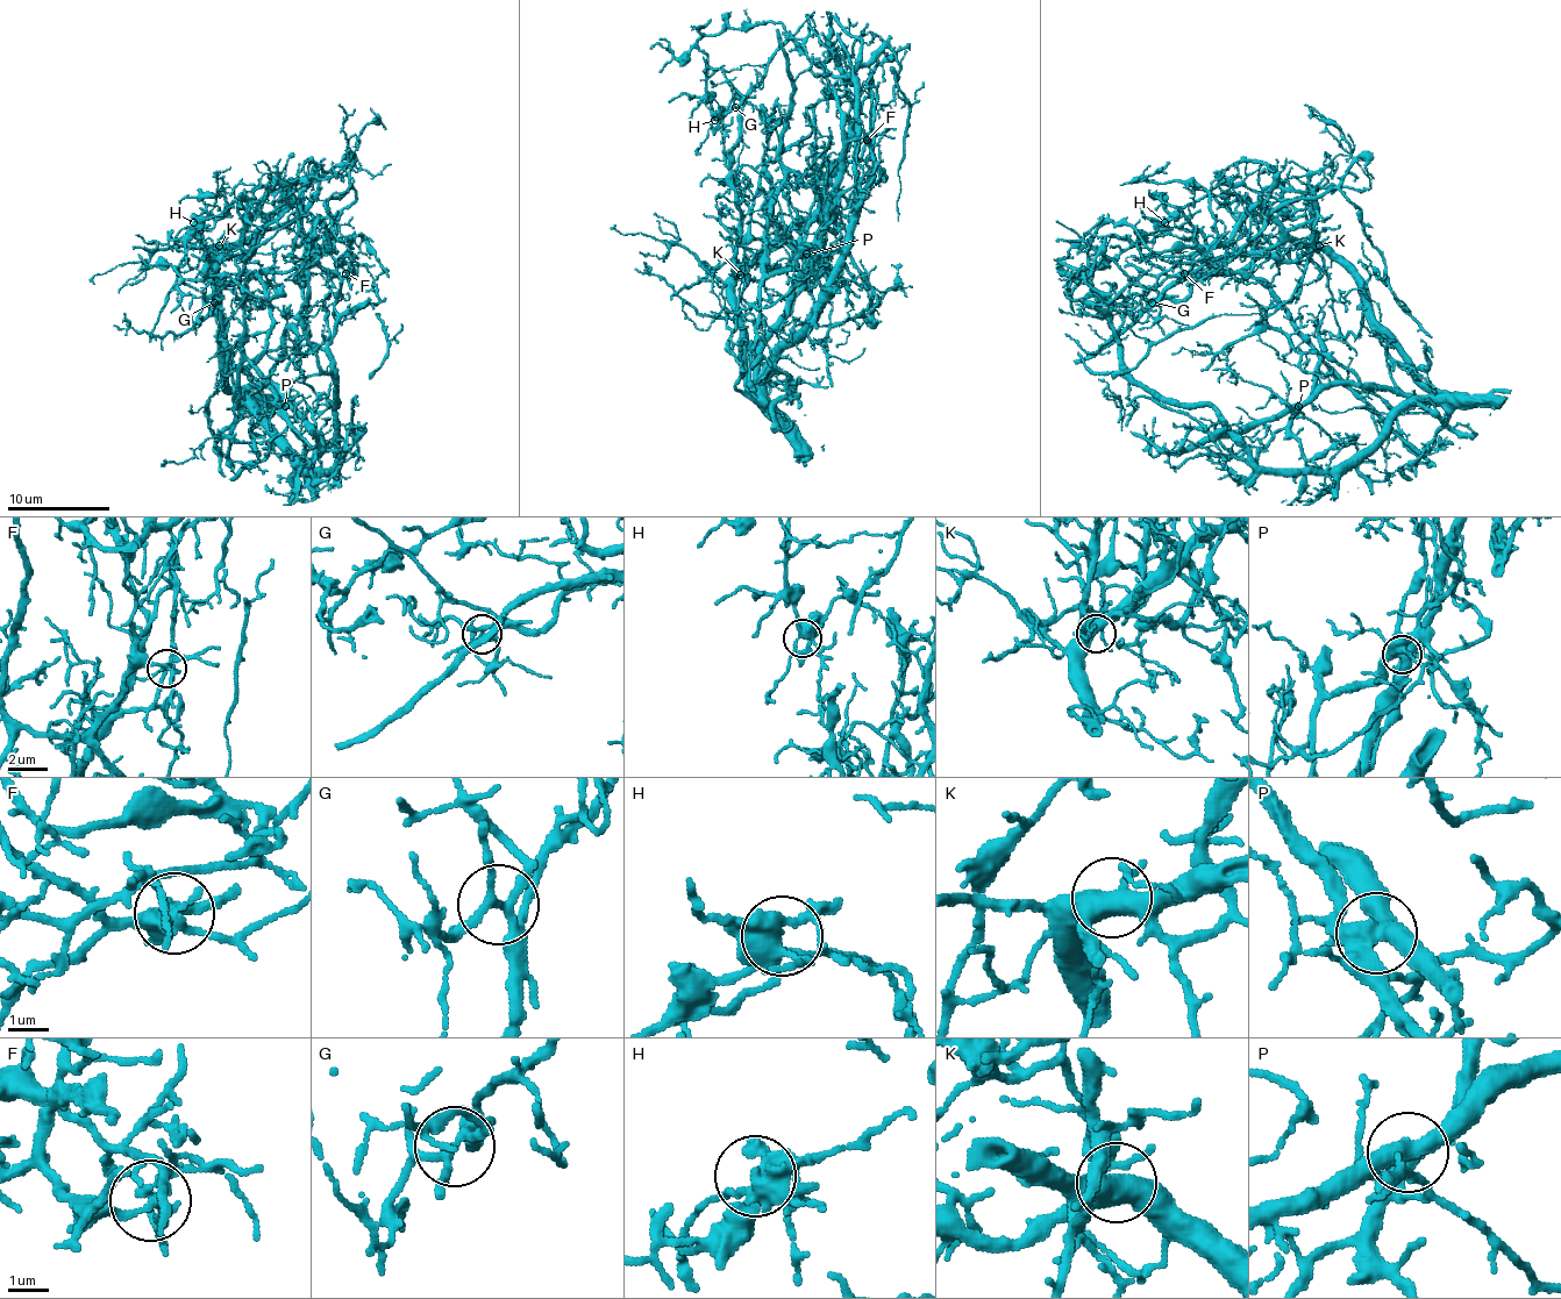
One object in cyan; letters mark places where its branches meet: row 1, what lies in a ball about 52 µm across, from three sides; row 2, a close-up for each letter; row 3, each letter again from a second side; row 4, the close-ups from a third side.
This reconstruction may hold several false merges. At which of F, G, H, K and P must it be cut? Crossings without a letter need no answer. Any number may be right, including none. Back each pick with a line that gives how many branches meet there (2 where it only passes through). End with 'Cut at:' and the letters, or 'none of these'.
F: branches 3
P: branches 4
Cut at: F, P

